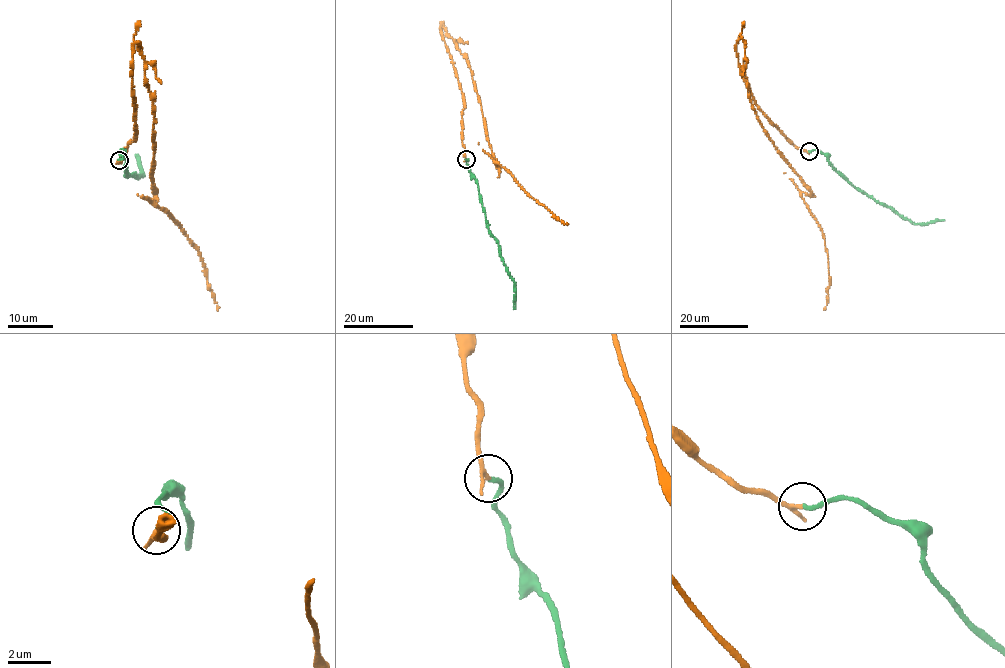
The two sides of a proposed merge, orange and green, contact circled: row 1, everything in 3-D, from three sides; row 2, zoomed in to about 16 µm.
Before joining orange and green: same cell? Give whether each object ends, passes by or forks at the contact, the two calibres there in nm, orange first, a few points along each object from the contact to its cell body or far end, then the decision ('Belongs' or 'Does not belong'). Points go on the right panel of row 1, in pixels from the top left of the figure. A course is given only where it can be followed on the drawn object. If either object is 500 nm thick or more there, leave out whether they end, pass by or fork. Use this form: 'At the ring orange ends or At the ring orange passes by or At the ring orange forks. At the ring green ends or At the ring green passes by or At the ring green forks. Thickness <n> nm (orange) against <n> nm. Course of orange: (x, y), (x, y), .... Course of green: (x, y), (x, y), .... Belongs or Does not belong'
At the ring orange passes by. At the ring green ends. Thickness 150 nm (orange) against 200 nm. Course of orange: (808, 151), (756, 104), (738, 63), (740, 35), (752, 107), (812, 194), (801, 194), (827, 251), (824, 309). Course of green: (808, 151), (823, 153), (829, 164), (857, 188), (916, 224), (945, 221). Belongs

